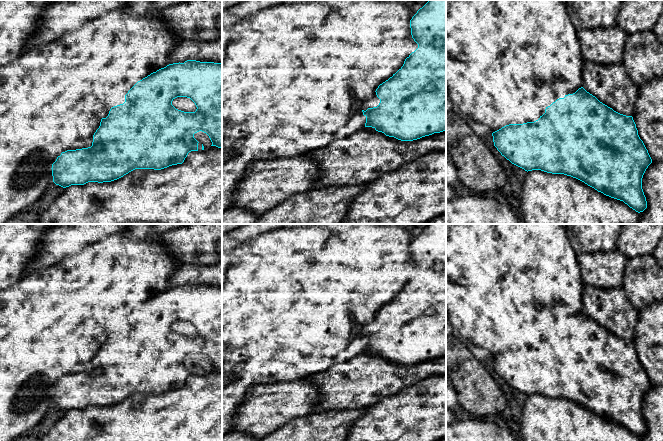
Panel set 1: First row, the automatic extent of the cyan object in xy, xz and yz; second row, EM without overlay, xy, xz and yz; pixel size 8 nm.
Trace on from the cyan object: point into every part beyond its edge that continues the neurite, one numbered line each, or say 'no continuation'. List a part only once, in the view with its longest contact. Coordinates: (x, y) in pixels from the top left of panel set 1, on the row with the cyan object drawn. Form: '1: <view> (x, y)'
1: xy (185, 104)

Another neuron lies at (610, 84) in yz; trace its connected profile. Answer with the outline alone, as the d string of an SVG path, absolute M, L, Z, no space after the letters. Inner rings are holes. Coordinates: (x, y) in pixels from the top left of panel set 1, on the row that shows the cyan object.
M584 60L582 65L582 87L614 111L626 116L633 116L638 87L628 76L623 63L604 65Z

